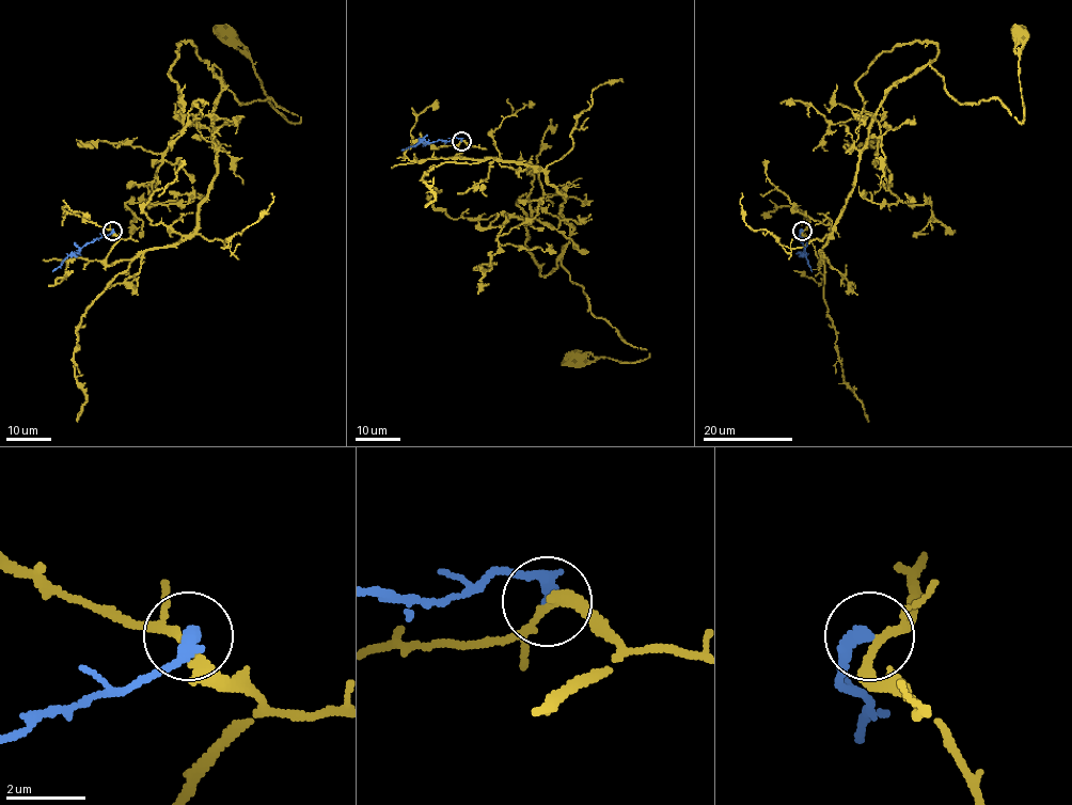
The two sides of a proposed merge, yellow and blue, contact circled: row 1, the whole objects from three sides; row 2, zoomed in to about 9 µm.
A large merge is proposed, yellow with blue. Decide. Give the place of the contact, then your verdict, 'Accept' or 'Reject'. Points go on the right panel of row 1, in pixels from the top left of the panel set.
Place: (802, 231). Reject

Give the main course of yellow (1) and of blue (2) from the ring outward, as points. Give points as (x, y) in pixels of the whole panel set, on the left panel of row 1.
1: (112, 230), (108, 265), (193, 230), (216, 173), (214, 64), (239, 104), (271, 99), (298, 123), (226, 34)
2: (112, 230), (71, 253), (52, 271)

